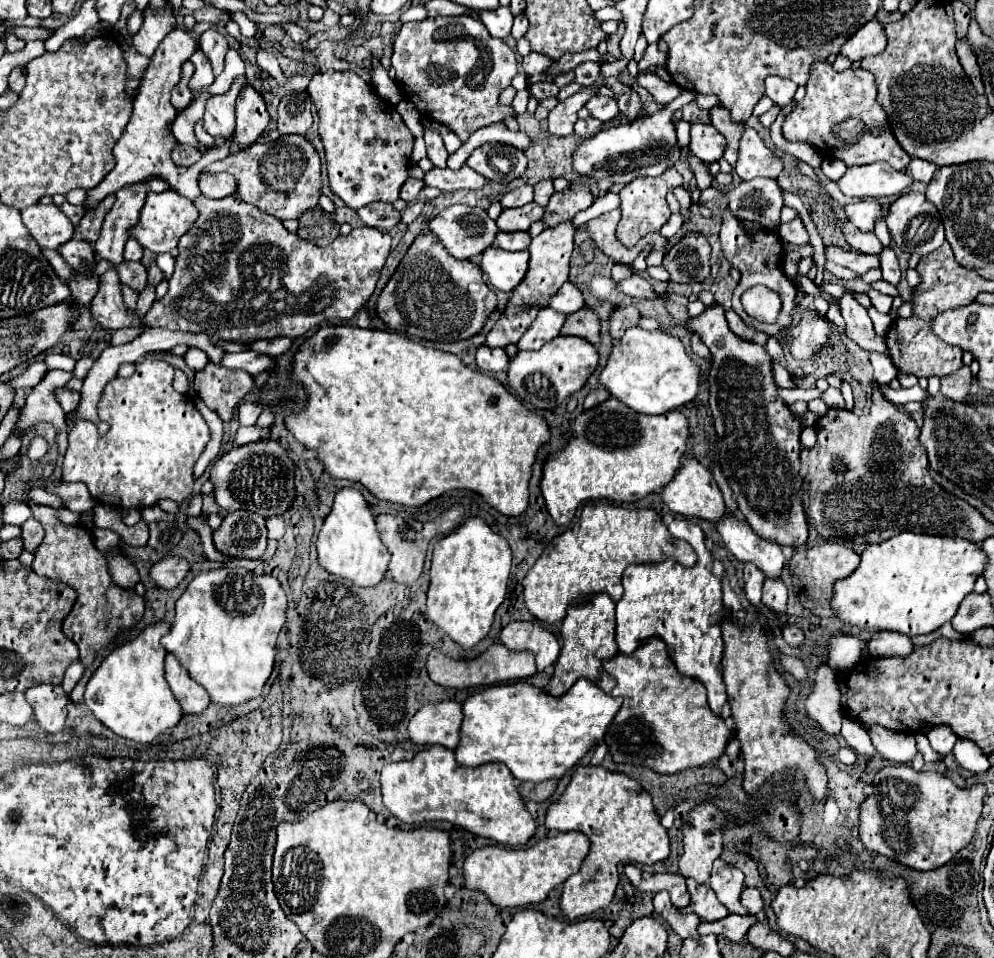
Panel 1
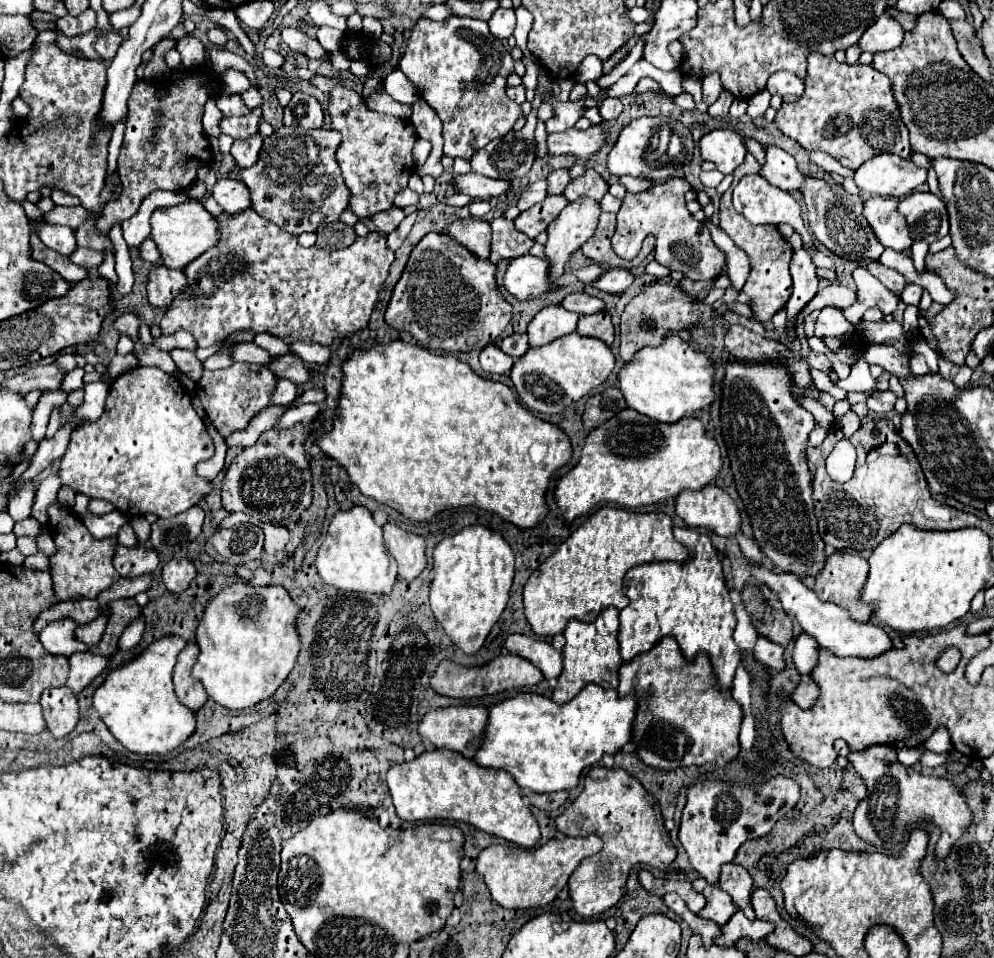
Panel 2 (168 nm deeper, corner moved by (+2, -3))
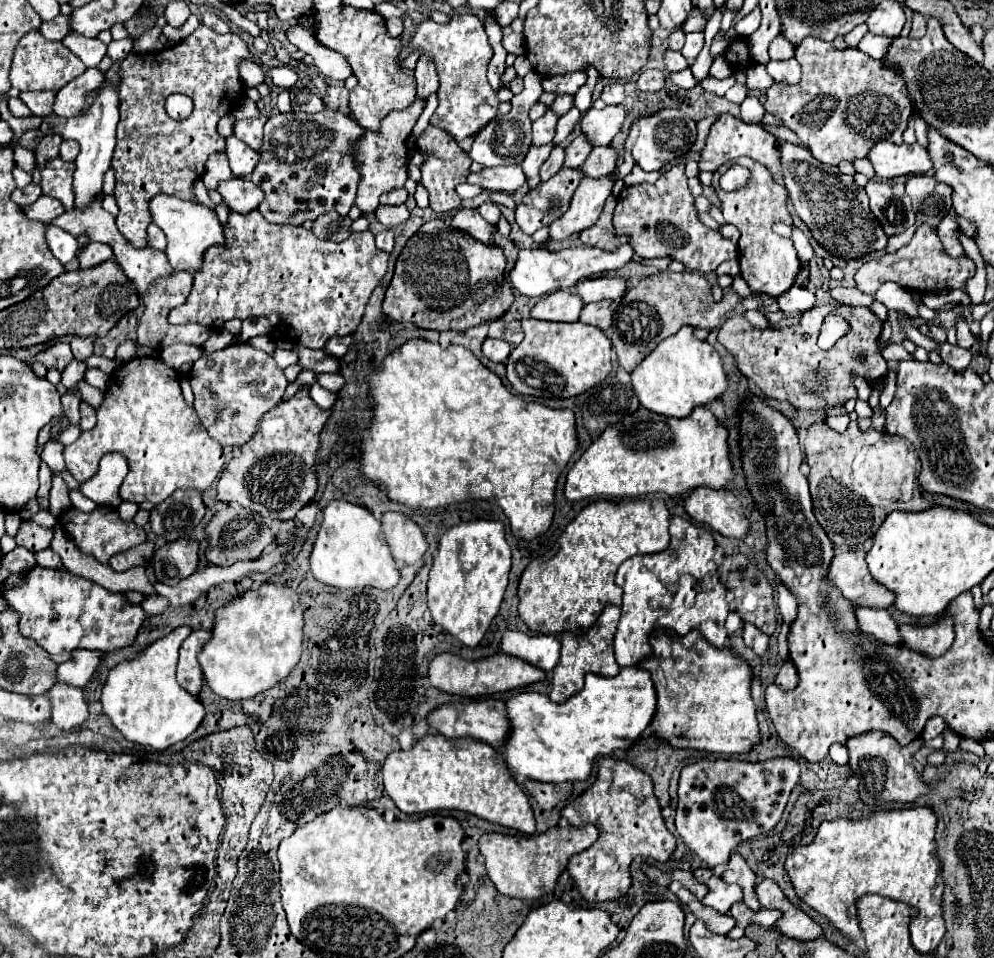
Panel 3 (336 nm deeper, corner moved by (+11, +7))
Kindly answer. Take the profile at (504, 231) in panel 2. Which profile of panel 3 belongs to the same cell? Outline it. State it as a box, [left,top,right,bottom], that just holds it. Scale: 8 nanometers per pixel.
[477,201,501,223]

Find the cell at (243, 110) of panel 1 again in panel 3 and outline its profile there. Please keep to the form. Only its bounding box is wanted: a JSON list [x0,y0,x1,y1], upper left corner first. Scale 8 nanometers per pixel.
[225,137,259,177]

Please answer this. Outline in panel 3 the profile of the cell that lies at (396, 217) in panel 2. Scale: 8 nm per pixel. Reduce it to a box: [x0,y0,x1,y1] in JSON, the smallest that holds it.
[375,205,409,227]

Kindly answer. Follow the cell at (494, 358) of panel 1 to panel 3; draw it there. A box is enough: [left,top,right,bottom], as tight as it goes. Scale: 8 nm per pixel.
[483,339,511,361]

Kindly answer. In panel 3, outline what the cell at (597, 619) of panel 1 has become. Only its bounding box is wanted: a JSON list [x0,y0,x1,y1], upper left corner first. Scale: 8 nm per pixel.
[549,605,621,703]

